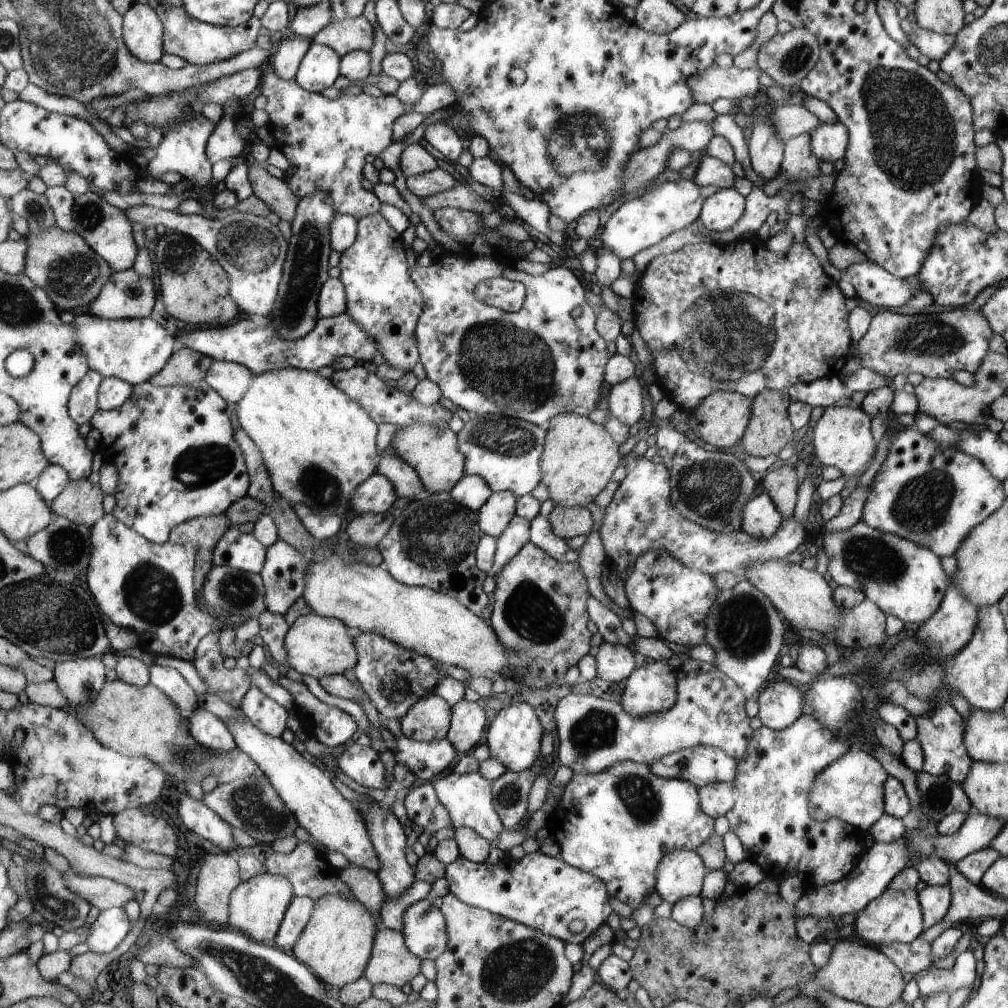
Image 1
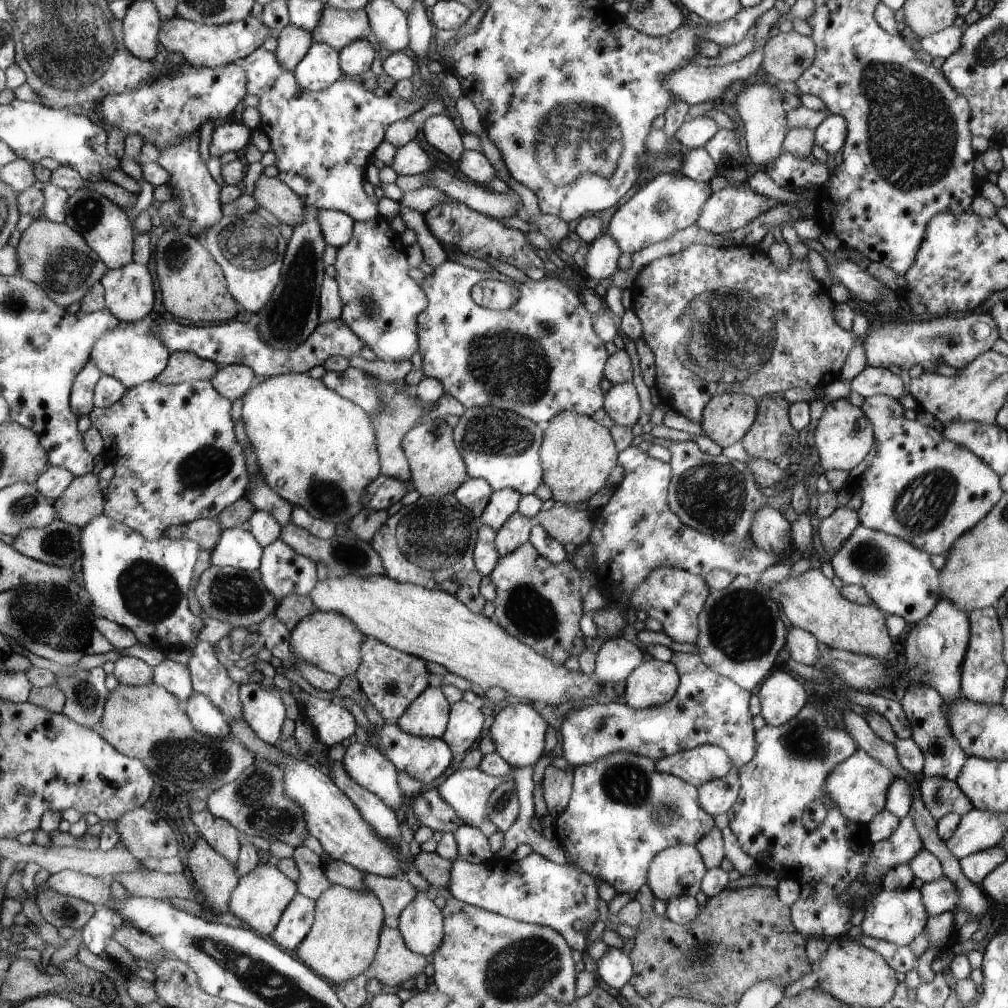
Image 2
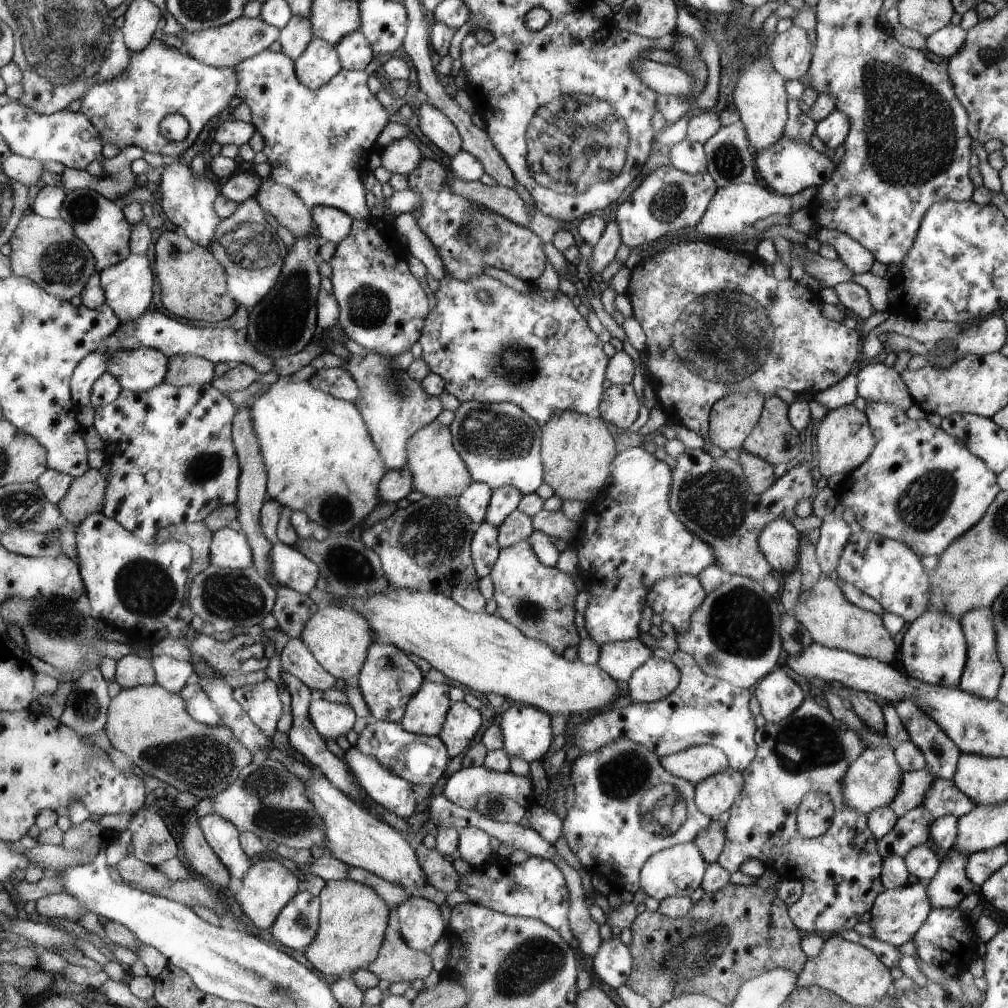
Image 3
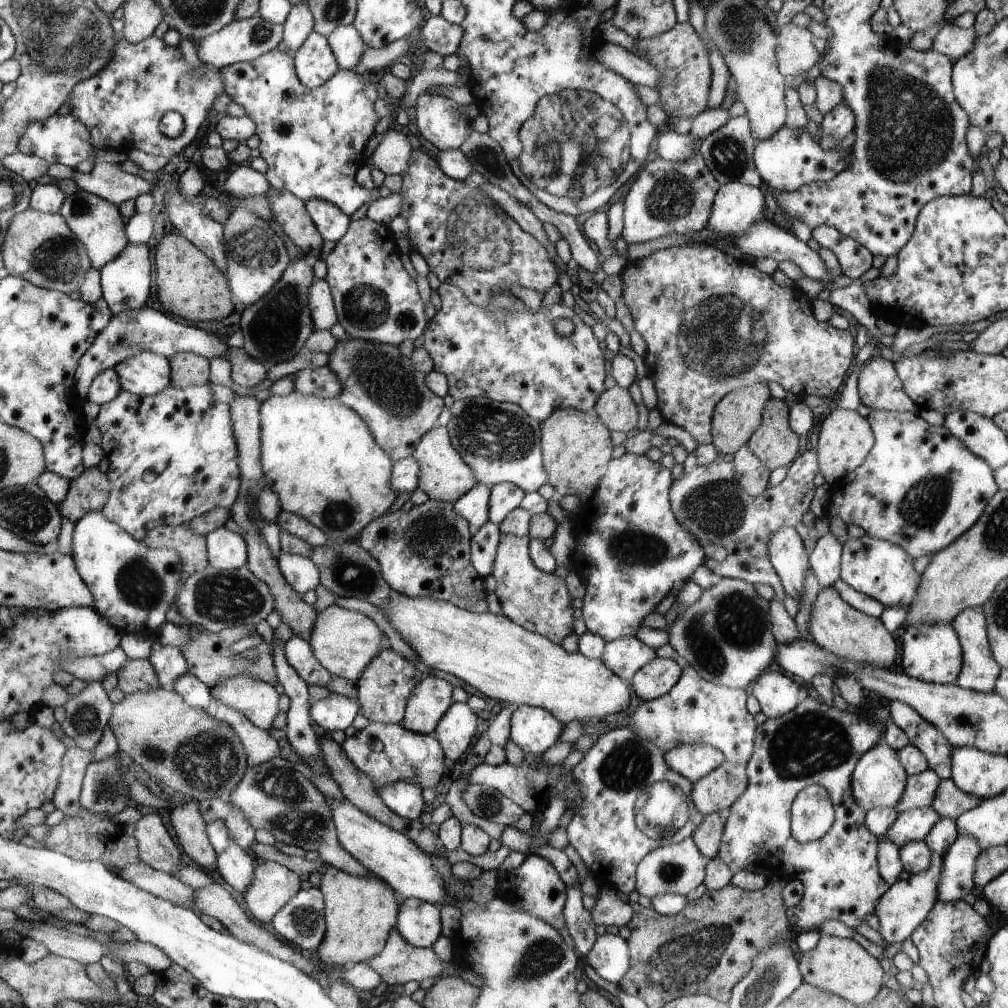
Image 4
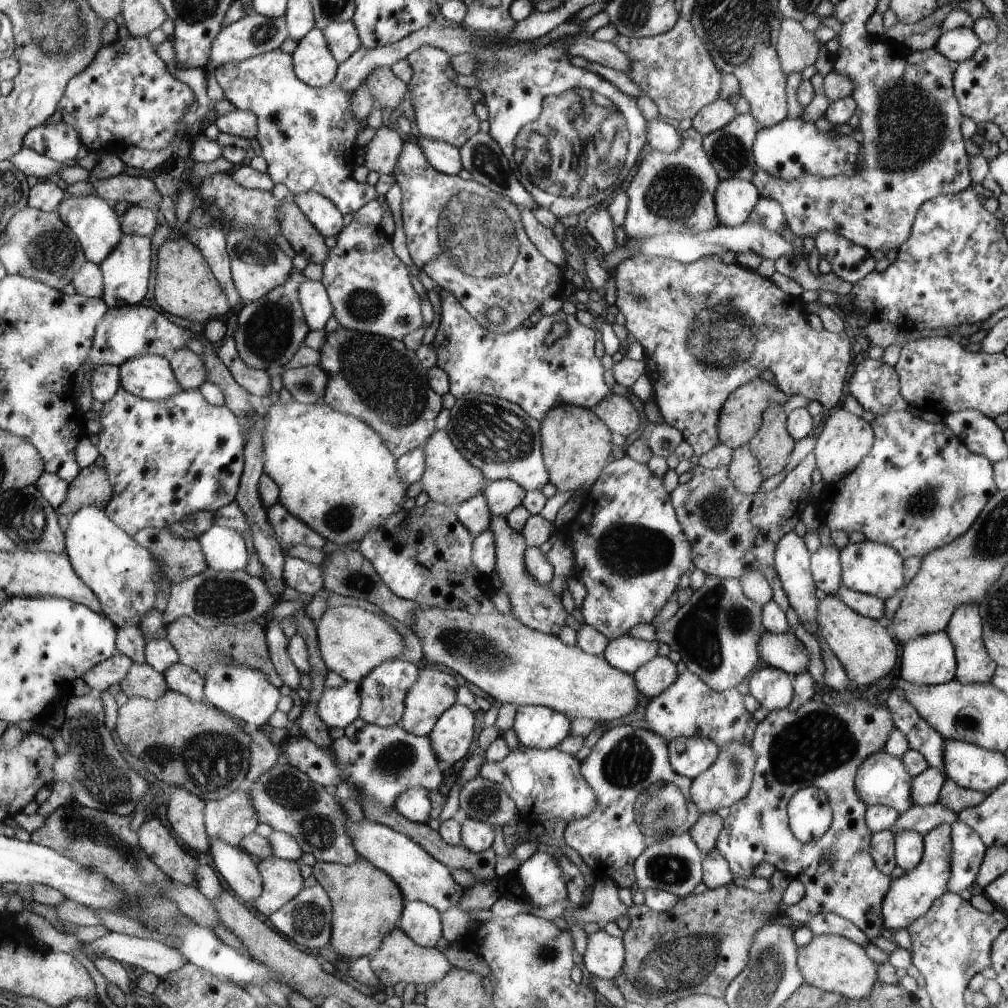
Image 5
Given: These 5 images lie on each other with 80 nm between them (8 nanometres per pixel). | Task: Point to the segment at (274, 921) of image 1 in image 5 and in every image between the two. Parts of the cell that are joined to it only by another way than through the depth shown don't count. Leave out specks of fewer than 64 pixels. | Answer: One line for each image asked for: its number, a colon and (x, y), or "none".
2: (261, 896)
3: (269, 885)
4: (273, 885)
5: (282, 881)

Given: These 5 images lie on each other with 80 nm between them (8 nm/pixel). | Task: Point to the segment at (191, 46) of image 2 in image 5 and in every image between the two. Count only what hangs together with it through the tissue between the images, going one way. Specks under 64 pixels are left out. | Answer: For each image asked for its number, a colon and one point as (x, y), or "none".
3: (226, 46)
4: (240, 40)
5: (254, 34)

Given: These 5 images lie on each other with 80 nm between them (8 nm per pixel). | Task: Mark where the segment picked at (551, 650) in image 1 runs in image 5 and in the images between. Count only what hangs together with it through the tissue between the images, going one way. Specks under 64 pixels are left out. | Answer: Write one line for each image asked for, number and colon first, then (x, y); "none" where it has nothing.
2: (538, 601)
3: (539, 600)
4: (539, 602)
5: (533, 603)

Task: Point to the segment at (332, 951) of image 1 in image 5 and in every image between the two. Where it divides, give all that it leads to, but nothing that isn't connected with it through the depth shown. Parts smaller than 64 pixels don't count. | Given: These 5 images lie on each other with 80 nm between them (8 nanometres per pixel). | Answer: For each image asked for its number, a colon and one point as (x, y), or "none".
2: (344, 938)
3: (353, 919)
4: (360, 910)
5: (368, 905)

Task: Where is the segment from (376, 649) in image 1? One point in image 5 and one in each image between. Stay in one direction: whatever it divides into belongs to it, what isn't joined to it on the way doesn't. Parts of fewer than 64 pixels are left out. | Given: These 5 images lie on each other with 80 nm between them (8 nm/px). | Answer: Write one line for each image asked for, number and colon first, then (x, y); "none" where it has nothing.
2: (391, 679)
3: (388, 680)
4: (383, 690)
5: (384, 691)

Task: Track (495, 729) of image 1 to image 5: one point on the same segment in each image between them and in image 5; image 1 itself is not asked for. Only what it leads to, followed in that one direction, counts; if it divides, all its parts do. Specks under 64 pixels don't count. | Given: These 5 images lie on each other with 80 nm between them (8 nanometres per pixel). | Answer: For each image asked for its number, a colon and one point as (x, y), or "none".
2: (518, 731)
3: (527, 730)
4: (533, 729)
5: (540, 727)

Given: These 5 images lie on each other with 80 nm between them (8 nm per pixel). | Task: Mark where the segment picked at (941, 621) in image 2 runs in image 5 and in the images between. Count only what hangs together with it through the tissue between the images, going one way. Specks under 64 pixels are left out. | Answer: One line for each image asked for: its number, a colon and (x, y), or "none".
3: (934, 650)
4: (932, 653)
5: (927, 660)

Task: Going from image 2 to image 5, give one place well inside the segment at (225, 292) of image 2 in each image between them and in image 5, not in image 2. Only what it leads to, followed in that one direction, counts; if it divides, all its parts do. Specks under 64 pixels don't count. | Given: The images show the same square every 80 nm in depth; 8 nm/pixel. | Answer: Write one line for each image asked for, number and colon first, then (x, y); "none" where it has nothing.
3: (193, 283)
4: (188, 284)
5: (185, 286)

